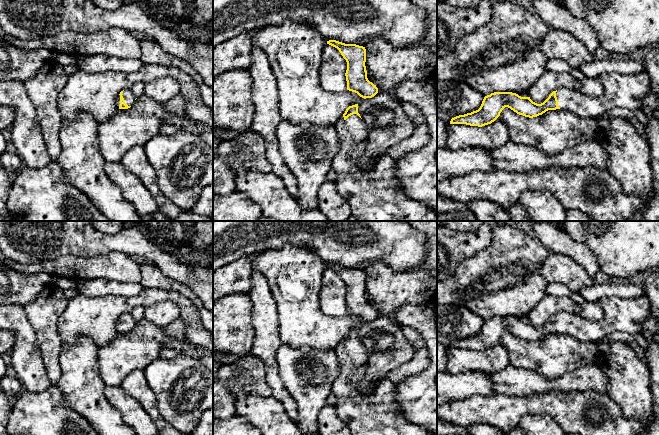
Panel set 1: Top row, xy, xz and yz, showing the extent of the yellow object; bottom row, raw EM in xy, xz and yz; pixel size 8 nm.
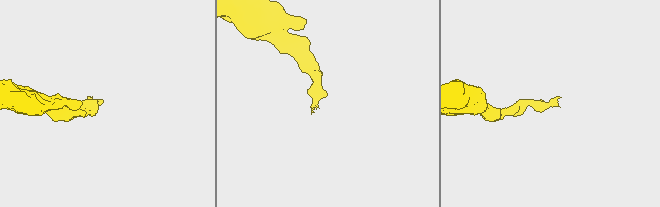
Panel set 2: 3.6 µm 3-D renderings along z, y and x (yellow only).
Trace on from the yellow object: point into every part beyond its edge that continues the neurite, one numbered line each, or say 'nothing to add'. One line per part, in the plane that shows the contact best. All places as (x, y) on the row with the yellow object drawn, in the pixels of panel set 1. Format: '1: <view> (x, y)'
1: xy (127, 94)

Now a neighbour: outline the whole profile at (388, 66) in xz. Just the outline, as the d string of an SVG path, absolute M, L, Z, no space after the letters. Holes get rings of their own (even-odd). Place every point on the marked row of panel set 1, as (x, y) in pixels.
M437 0L408 1L426 11L428 29L420 43L401 48L394 48L389 41L383 38L375 38L365 43L367 74L376 81L378 92L394 96L400 104L402 101L397 98L395 91L402 81L421 81L437 75Z

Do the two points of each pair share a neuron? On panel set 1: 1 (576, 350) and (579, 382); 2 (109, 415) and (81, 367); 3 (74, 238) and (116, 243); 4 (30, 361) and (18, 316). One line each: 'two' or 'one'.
1: two
2: one
3: one
4: one

